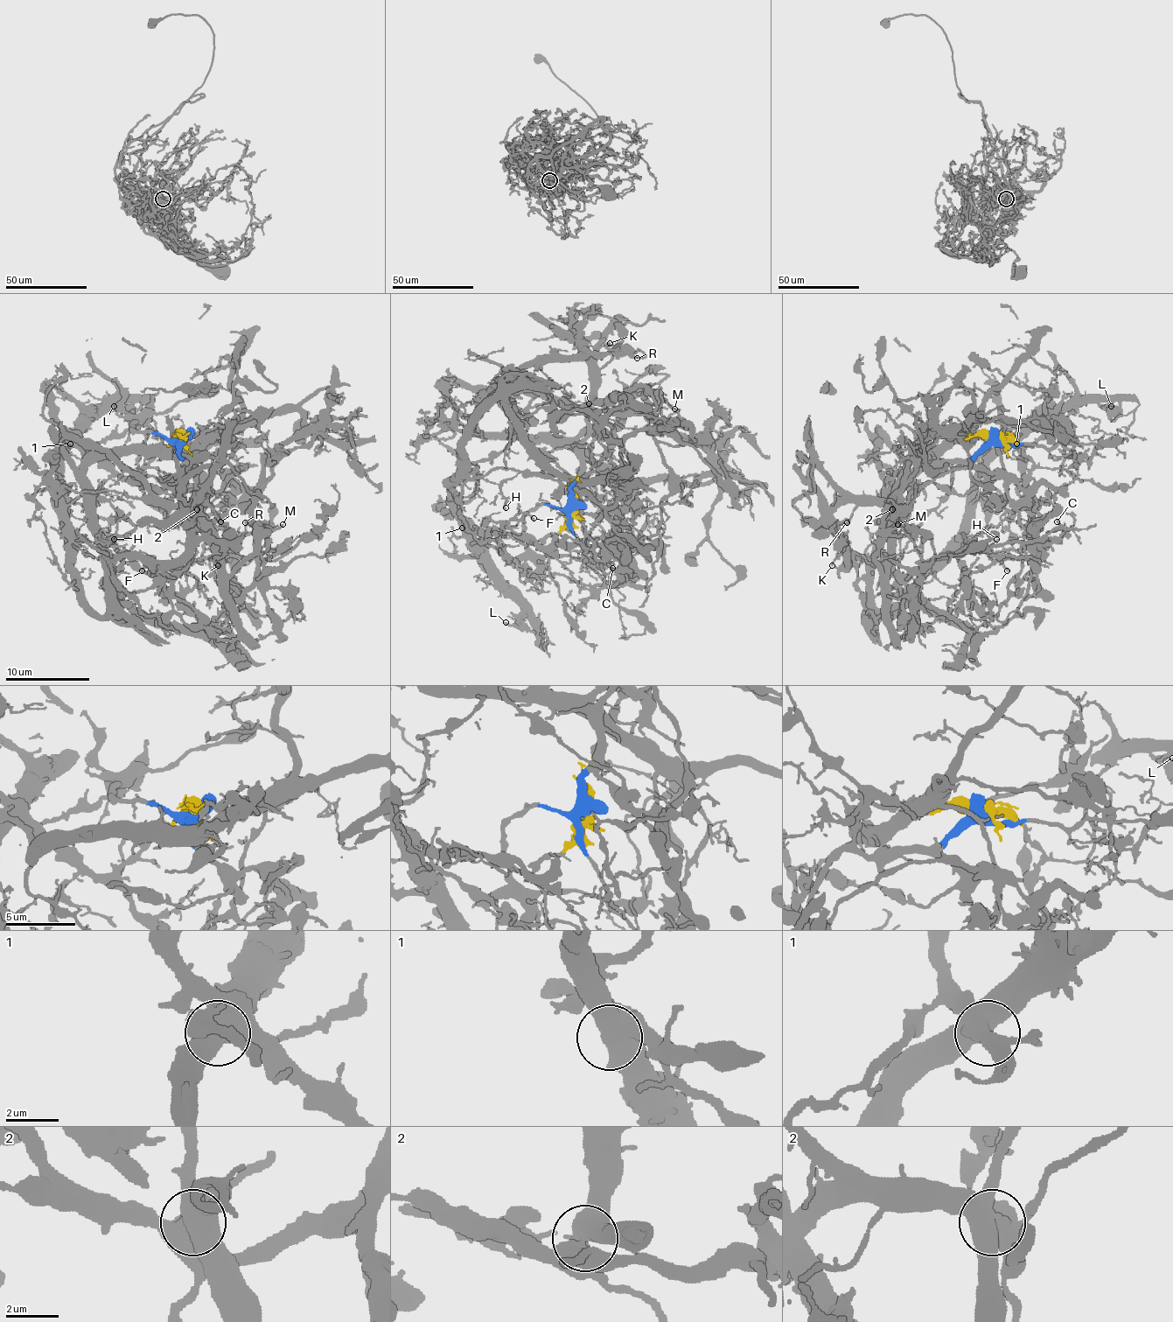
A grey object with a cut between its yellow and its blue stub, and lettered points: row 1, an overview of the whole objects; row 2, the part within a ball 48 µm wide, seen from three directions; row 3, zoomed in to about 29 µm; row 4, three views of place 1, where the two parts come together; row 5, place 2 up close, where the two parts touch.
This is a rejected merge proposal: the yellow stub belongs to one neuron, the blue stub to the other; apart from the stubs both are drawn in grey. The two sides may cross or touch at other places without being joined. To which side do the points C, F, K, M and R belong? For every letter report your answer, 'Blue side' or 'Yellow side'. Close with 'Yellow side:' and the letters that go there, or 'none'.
C: Yellow side
F: Yellow side
K: Blue side
M: Blue side
R: Blue side
Yellow side: C, F

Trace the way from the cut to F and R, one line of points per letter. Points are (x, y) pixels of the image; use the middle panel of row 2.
F: (574, 507), (538, 544), (520, 535), (490, 540), (485, 528), (534, 519)
R: (574, 507), (572, 486), (580, 471), (595, 374), (618, 344), (637, 348), (644, 355), (637, 357)

